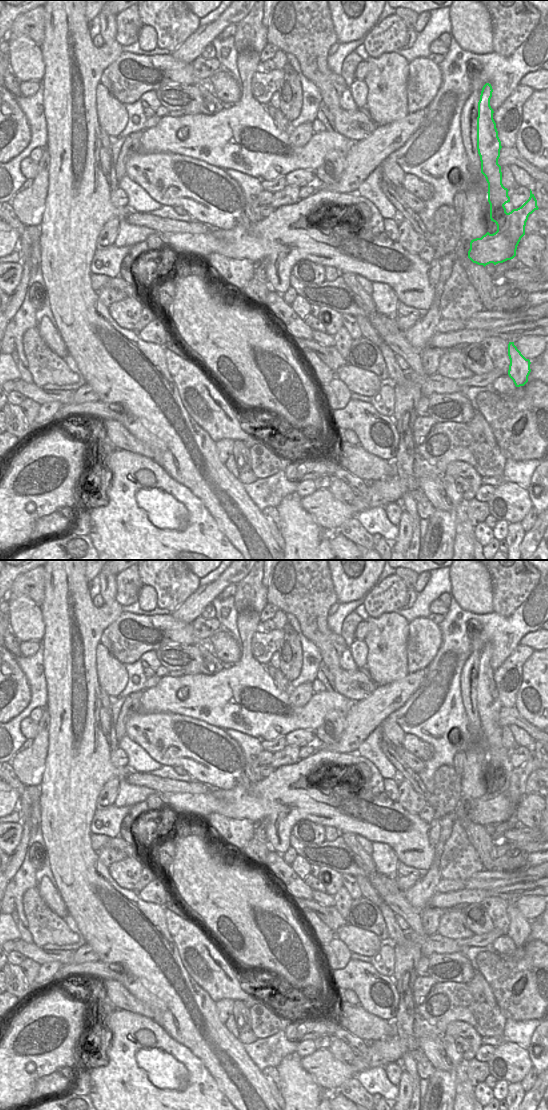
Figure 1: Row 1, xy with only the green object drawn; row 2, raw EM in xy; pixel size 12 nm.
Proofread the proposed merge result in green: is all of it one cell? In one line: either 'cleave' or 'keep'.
cleave

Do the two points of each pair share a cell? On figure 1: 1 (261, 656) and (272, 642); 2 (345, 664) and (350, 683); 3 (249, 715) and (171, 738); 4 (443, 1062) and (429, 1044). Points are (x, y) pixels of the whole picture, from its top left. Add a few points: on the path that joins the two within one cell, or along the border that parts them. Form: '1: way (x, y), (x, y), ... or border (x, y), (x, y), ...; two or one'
1: way (262, 653), (269, 645); one
2: border (339, 667), (345, 670), (357, 669); two
3: border (191, 717), (218, 726), (224, 730); two
4: way (439, 1058), (432, 1048); one

